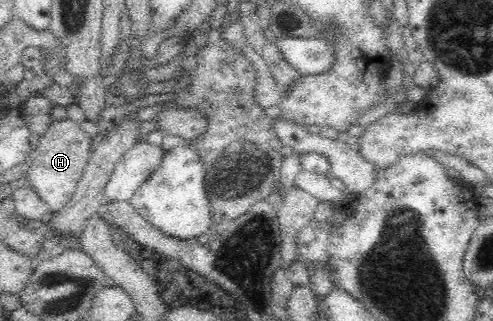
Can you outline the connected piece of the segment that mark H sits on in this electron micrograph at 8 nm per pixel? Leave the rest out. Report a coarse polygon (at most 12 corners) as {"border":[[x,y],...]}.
{"border":[[55,120],[30,150],[28,186],[52,213],[76,192],[91,137]]}

